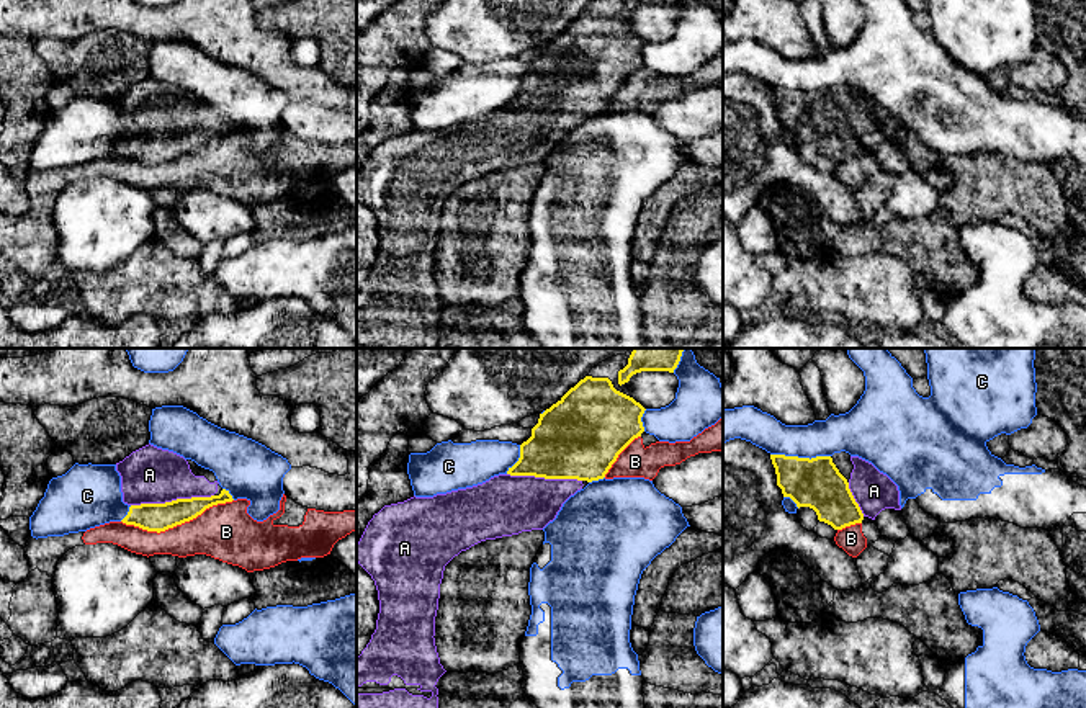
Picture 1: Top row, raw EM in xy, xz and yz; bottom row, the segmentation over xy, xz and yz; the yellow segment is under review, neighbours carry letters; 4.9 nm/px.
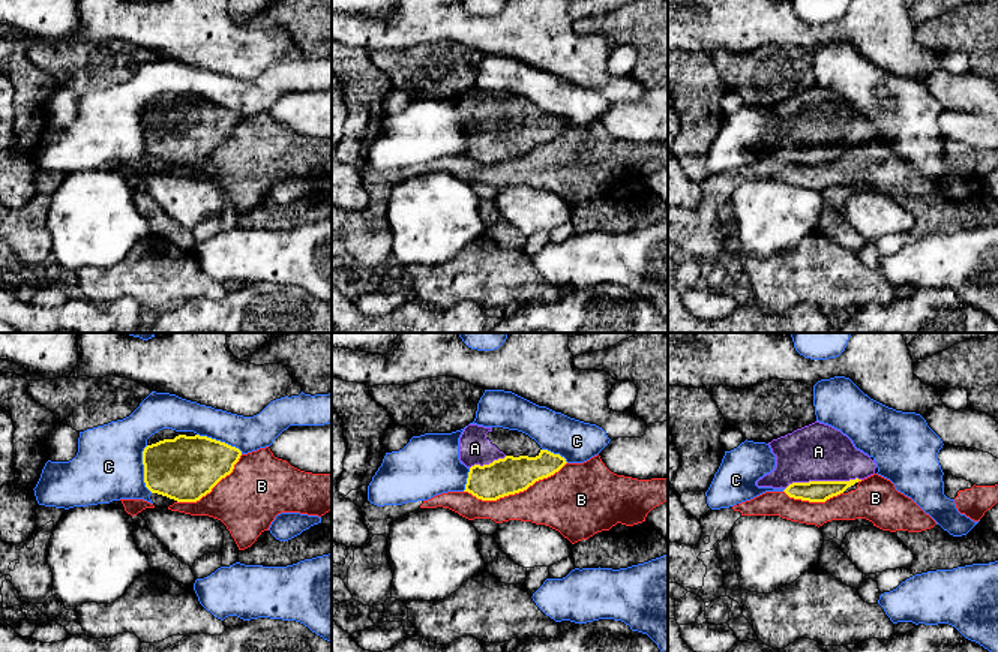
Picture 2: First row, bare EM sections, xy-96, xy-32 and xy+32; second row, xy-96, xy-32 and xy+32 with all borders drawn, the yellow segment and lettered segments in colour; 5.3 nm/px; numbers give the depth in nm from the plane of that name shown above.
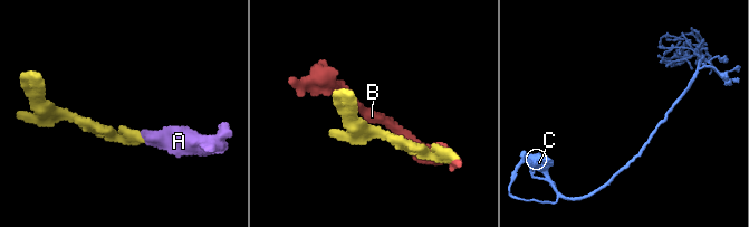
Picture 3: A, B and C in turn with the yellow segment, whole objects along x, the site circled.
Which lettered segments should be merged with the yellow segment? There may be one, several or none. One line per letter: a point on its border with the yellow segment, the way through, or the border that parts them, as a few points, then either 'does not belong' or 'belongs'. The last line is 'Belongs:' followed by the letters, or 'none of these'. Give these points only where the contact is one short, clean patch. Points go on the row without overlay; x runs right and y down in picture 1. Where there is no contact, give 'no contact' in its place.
A: meets yellow in xy at (172, 134); belongs
B: meets yellow in xy at (177, 157); does not belong
C: meets yellow in yz at (800, 92); does not belong
Belongs: A

